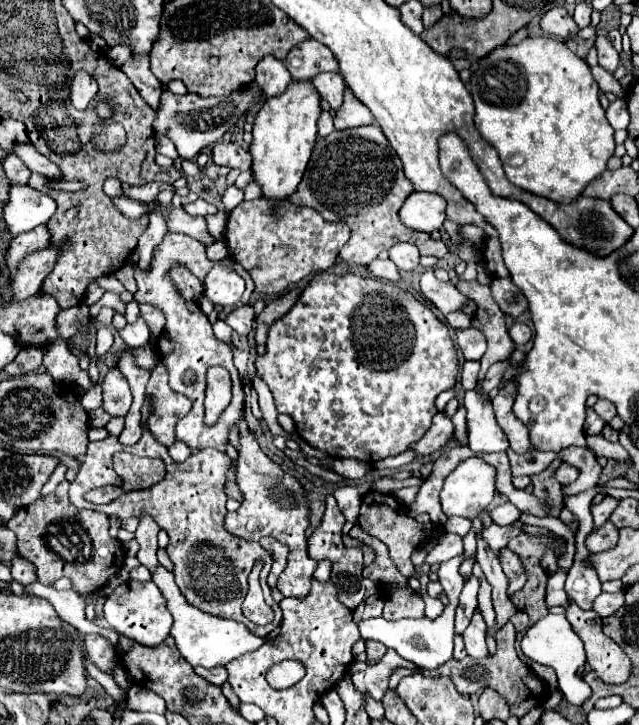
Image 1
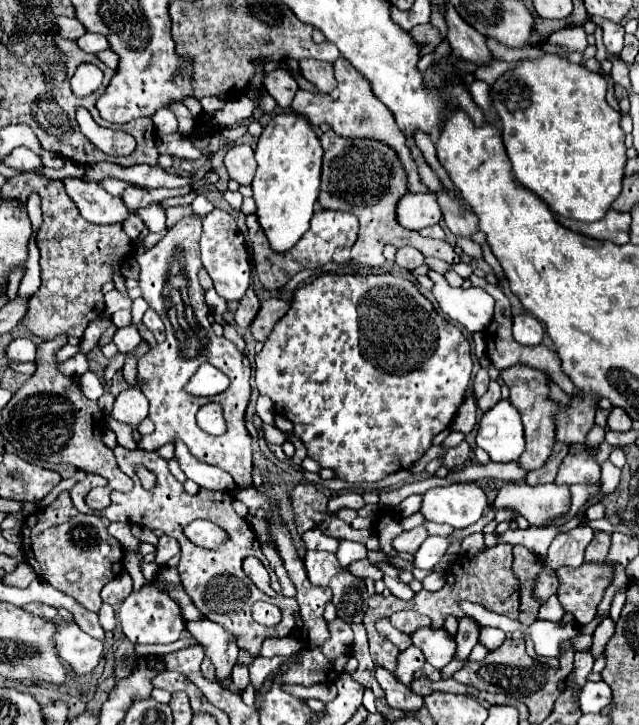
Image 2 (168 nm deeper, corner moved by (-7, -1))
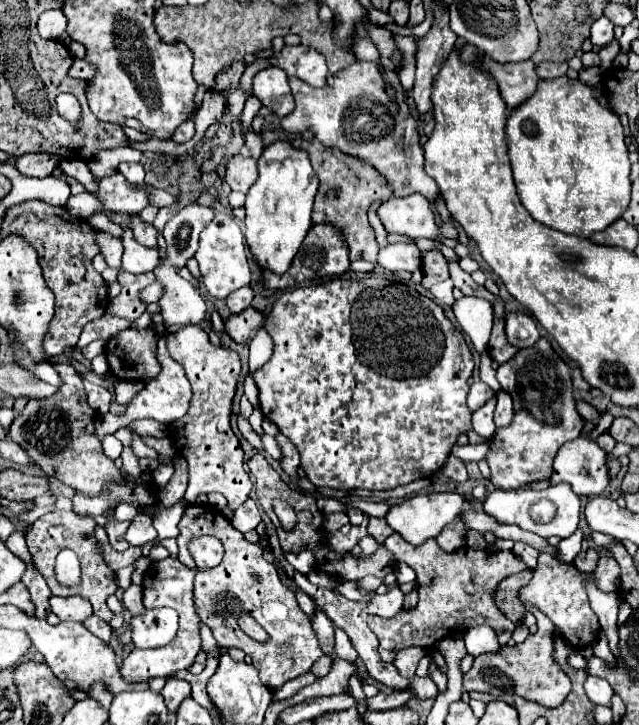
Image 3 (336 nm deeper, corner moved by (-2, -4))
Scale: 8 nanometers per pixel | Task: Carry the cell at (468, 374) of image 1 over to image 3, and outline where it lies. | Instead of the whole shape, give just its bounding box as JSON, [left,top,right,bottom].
[467,382,495,412]

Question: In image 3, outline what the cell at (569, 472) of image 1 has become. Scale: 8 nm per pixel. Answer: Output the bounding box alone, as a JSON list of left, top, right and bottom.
[551,438,609,496]

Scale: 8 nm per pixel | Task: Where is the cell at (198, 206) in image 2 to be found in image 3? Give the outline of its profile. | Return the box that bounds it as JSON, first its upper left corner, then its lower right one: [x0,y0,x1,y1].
[149,188,177,208]

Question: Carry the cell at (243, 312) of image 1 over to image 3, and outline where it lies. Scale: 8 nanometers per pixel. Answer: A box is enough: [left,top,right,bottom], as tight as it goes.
[227,286,253,314]

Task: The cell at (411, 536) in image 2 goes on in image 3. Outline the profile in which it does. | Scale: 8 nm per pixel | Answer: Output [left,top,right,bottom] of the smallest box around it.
[369,534,527,662]

